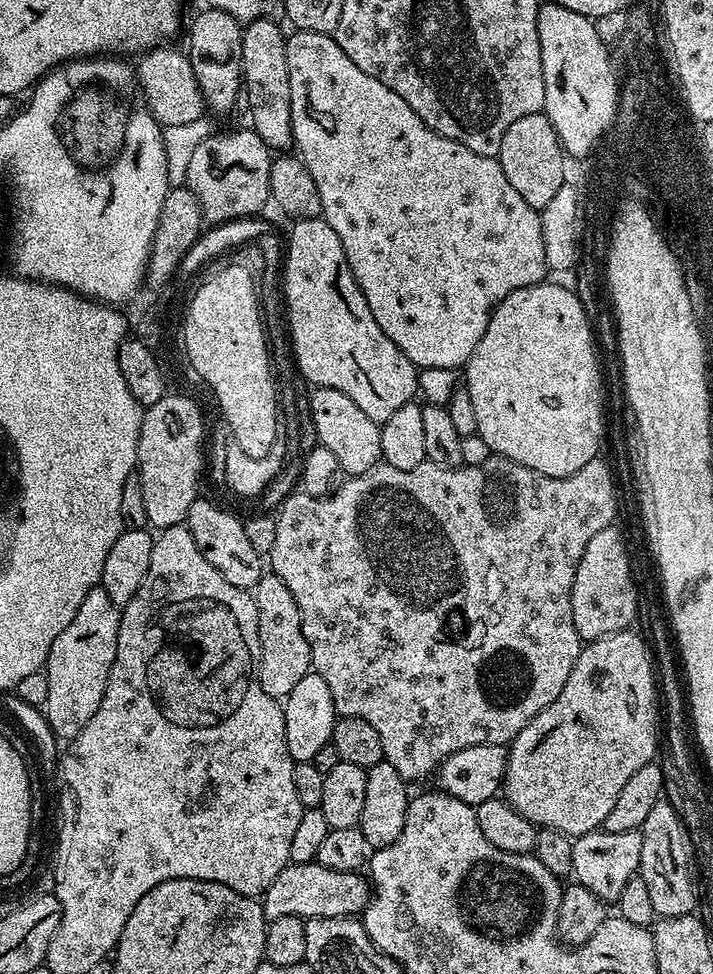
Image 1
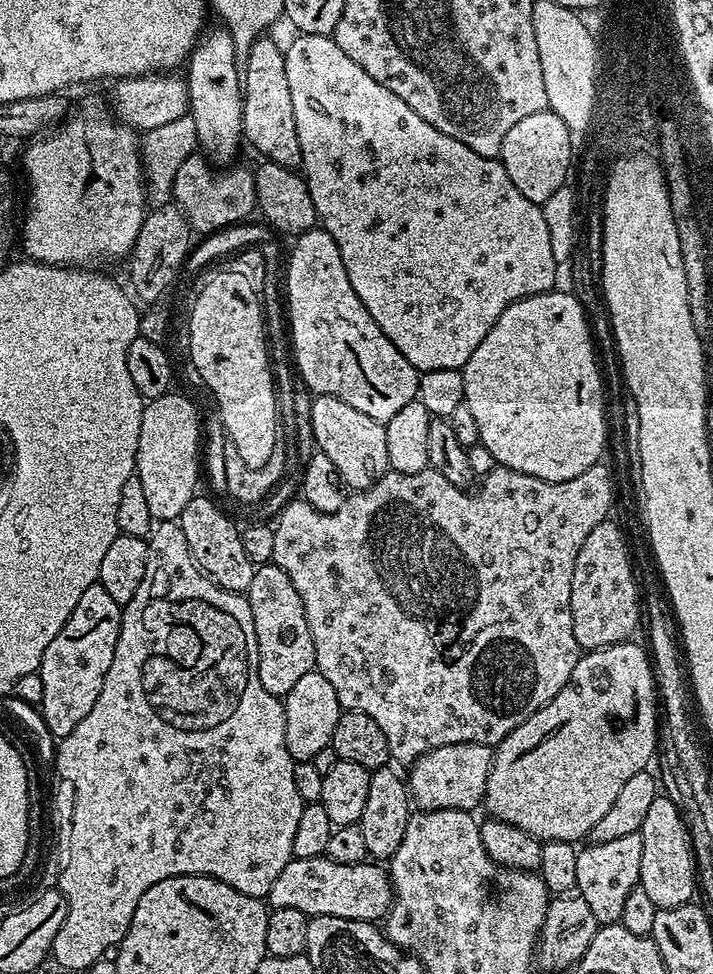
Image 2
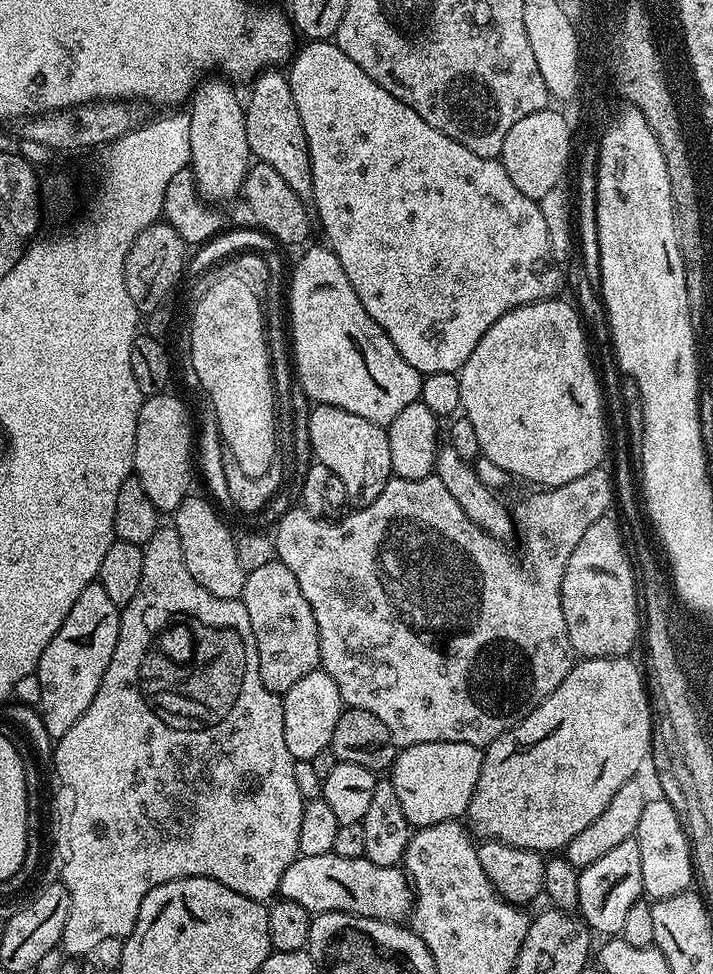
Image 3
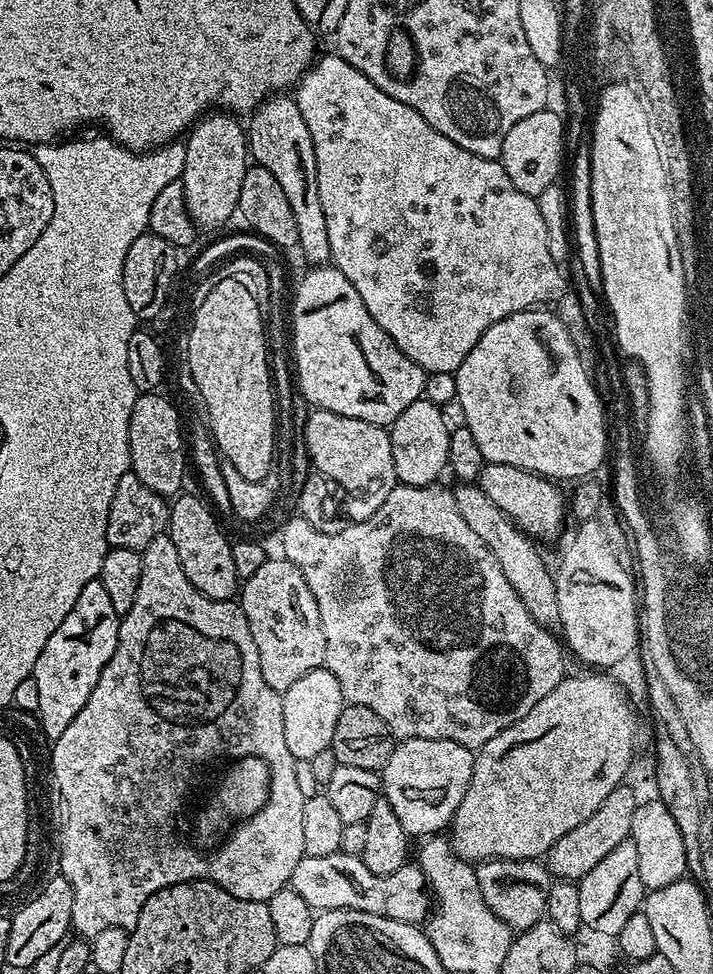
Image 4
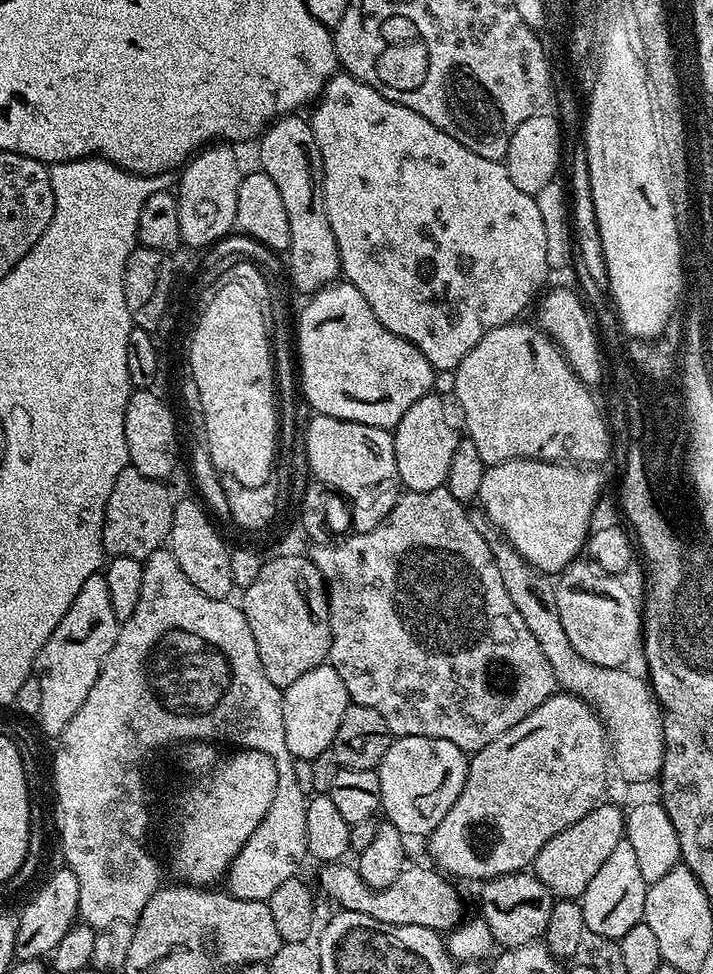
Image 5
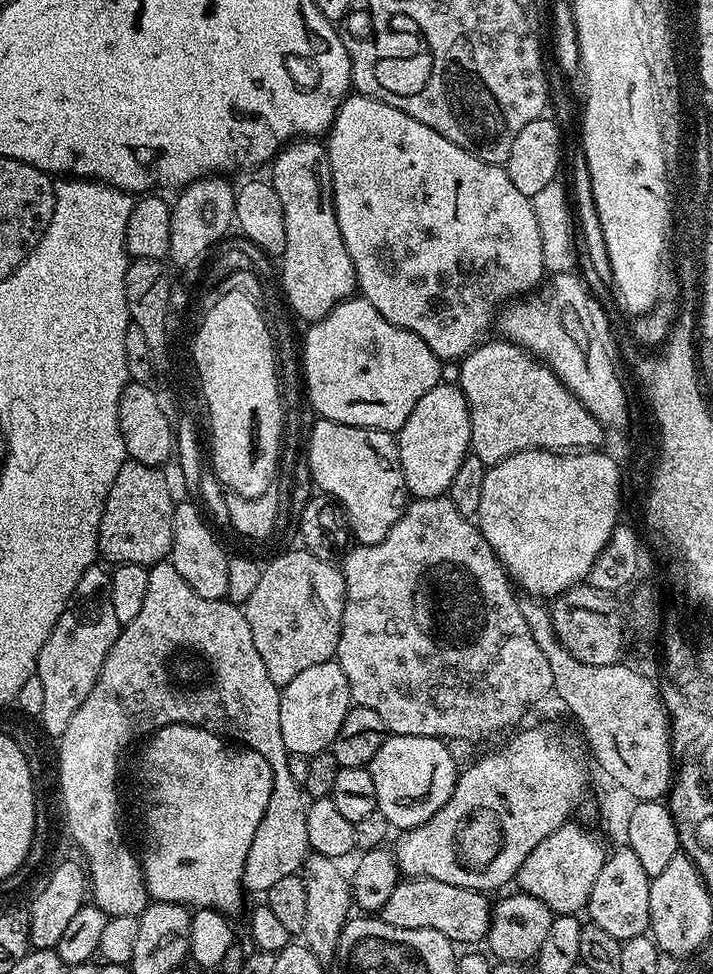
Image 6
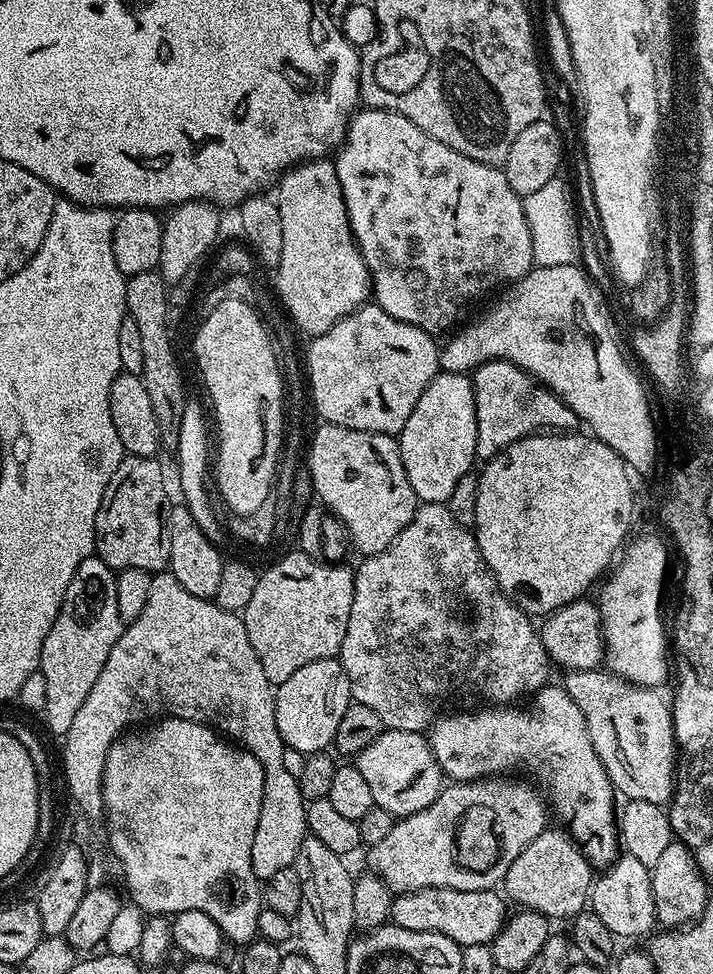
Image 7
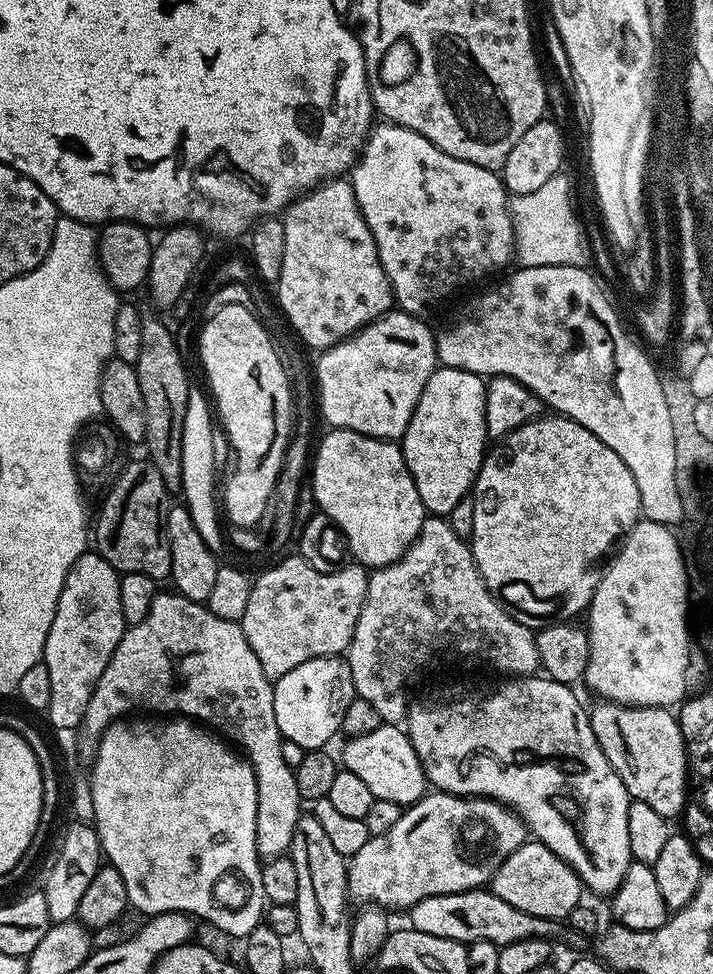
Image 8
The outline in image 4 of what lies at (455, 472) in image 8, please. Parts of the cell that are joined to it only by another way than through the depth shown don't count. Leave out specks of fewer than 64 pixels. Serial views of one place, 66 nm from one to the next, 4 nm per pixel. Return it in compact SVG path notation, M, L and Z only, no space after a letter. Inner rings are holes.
M421 398L410 402L410 406L406 406L406 410L402 410L402 414L398 414L396 421L390 425L394 470L397 481L401 484L410 486L435 484L448 468L450 424L444 421L439 406L428 399Z

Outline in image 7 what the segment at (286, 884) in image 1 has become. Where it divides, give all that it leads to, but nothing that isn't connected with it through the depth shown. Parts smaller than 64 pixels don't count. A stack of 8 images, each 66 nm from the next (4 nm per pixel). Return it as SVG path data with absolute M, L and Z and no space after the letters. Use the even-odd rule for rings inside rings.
M419 888L413 892L399 893L392 902L391 923L402 926L402 930L422 930L423 932L437 932L450 938L461 946L491 945L492 940L504 928L506 911L505 901L499 891L486 890L450 890L449 888Z

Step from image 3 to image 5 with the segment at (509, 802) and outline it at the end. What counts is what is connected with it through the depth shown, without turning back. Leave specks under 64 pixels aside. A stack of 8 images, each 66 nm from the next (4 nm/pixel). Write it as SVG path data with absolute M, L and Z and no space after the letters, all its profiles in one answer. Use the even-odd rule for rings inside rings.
M567 694L552 695L549 700L542 702L542 706L538 706L530 714L526 714L526 718L522 718L522 722L518 722L518 726L510 726L510 730L506 730L506 734L498 734L498 738L494 738L494 742L482 746L482 750L471 753L466 786L462 786L462 794L458 794L458 802L454 802L454 806L450 806L450 814L446 814L446 818L442 818L442 822L433 830L432 835L427 837L428 852L432 855L433 860L431 863L439 871L457 881L483 882L502 874L525 871L536 860L538 850L542 850L542 846L546 846L546 842L550 842L550 838L554 838L554 834L562 834L562 830L574 826L574 822L578 822L578 818L582 818L591 808L595 808L597 804L601 803L603 796L600 795L603 794L604 787L608 784L608 768L610 772L610 745L608 734L604 731L604 725L601 724L599 716L589 708L585 700Z

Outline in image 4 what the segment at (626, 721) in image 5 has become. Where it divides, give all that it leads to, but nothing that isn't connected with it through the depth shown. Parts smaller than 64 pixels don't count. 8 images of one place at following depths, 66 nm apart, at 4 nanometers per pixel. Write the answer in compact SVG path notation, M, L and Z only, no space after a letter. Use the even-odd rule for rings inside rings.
M460 482L452 488L454 506L458 506L458 514L462 514L462 519L482 542L494 554L494 558L502 566L502 574L506 574L506 580L522 598L526 610L536 619L542 627L549 630L555 629L559 625L558 618L558 594L556 593L555 575L544 565L544 560L540 557L540 552L535 548L537 545L527 532L523 532L520 527L513 522L486 494L481 490L479 483ZM533 544L533 545L532 545Z

